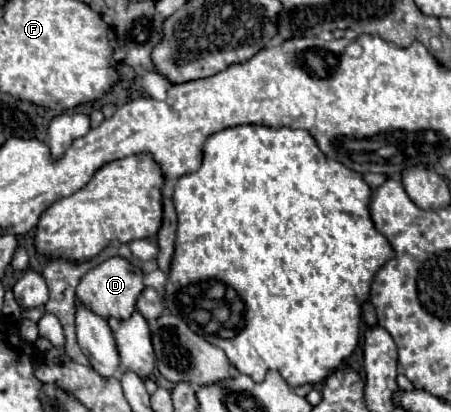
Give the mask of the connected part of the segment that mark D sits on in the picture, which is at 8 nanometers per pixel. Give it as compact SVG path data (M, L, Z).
M113 257L113 259L107 259L103 261L101 265L97 265L95 269L91 269L83 279L81 283L77 285L75 289L75 297L77 301L91 309L93 313L97 313L99 317L103 317L105 321L107 319L117 319L117 321L123 321L127 317L131 317L131 313L135 311L135 301L137 297L141 295L143 291L143 277L141 273L135 273L135 269L131 267L131 263L123 257Z

